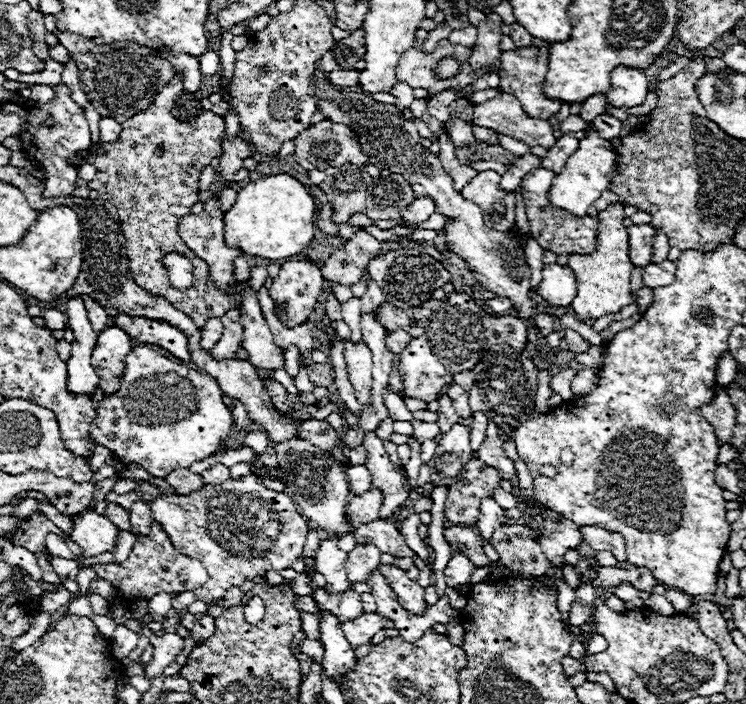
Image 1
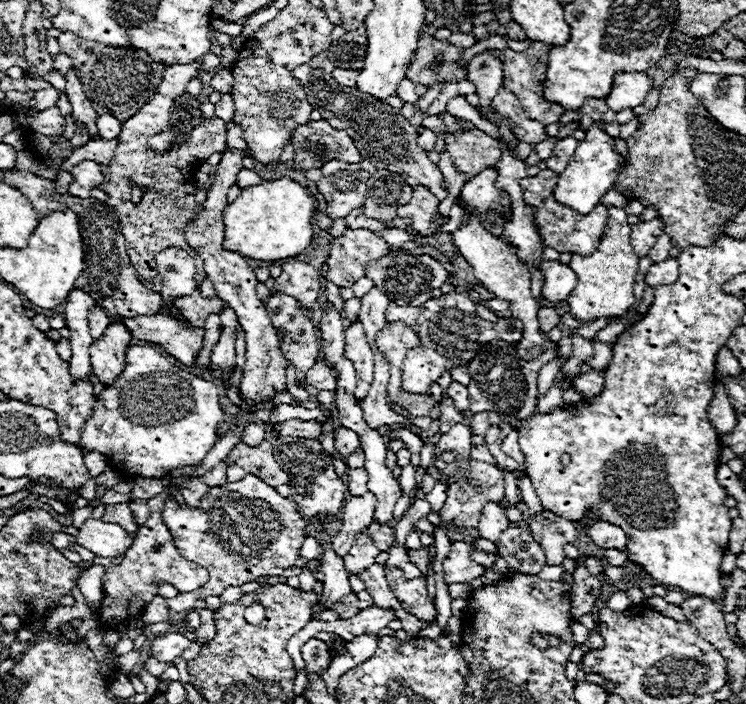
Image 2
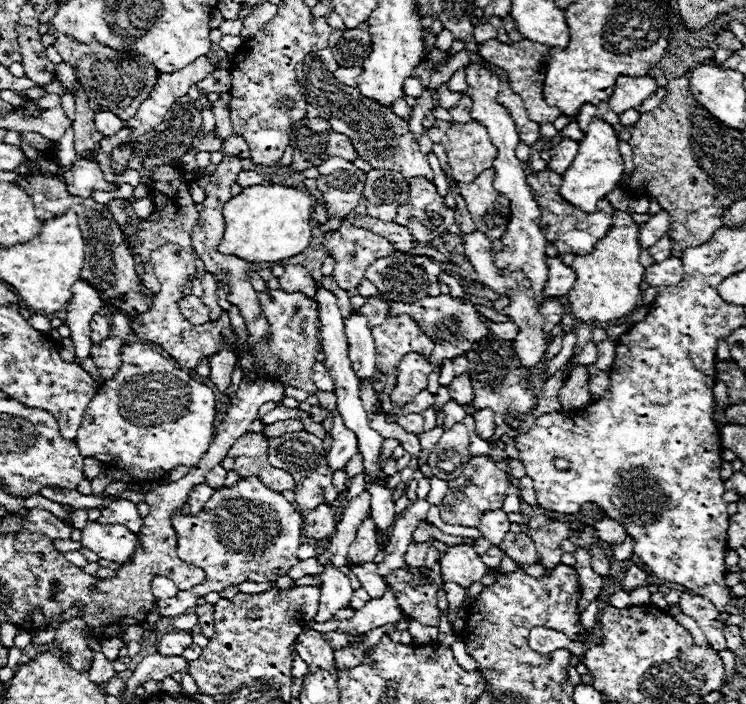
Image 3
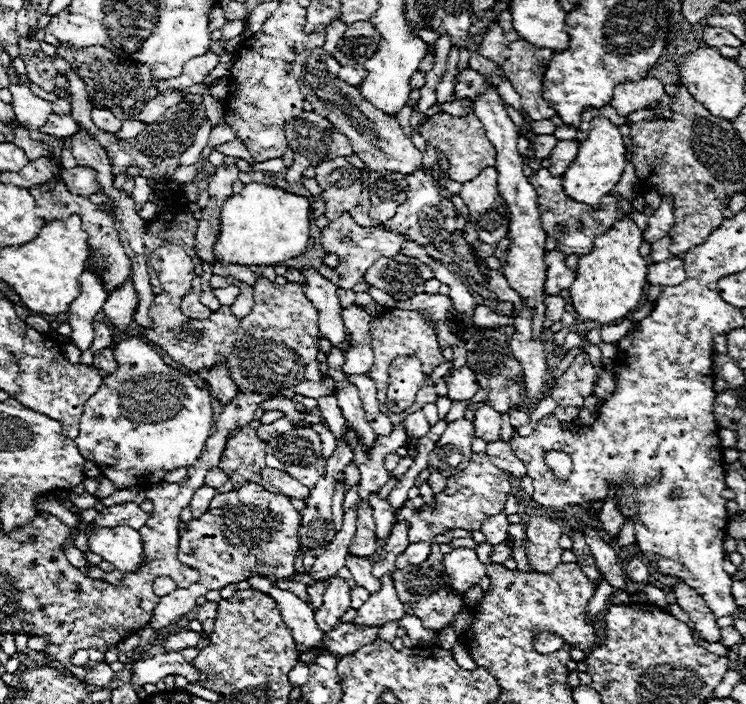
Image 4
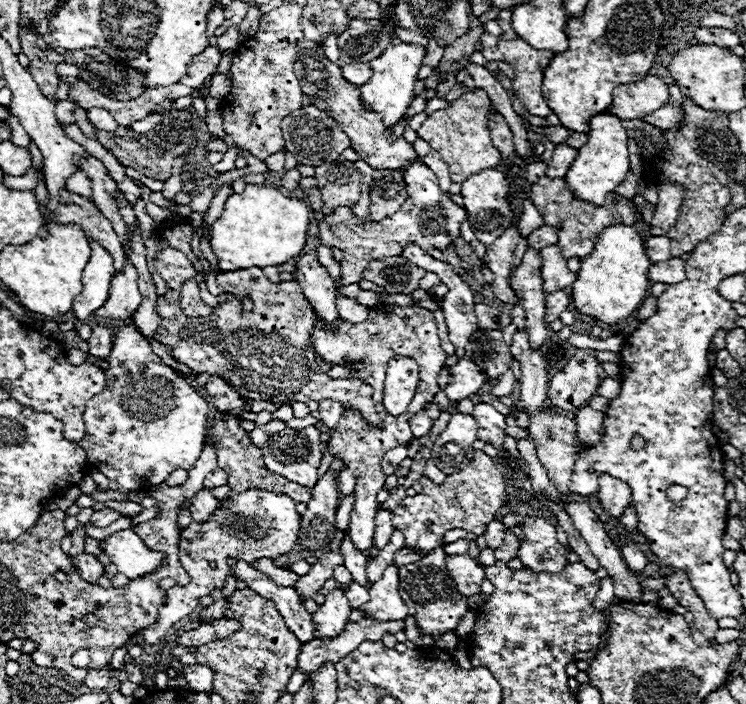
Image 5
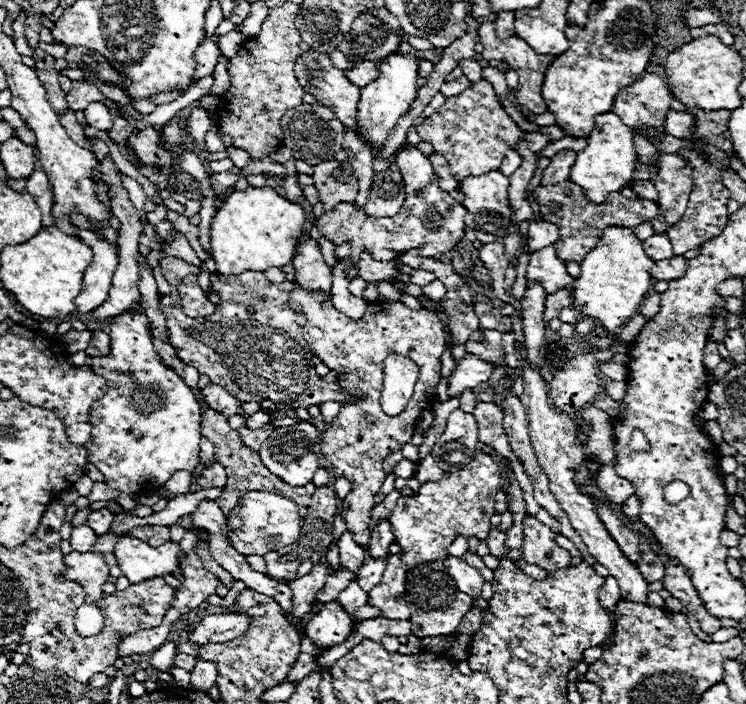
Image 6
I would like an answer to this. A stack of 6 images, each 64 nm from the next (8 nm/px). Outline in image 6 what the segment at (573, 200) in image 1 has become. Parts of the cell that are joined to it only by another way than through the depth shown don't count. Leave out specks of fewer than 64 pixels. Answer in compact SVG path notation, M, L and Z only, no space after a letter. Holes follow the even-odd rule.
M612 112L595 116L594 128L588 134L588 146L578 152L576 164L570 172L570 182L584 188L584 194L590 202L602 204L610 192L618 192L632 180L636 152L632 144L632 130Z

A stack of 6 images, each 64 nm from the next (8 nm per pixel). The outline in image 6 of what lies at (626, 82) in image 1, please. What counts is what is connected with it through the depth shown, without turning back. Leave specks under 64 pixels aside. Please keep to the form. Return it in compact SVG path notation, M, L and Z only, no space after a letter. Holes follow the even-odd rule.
M646 72L640 80L632 82L616 94L612 112L628 126L648 124L664 132L664 116L670 108L670 88L664 78Z

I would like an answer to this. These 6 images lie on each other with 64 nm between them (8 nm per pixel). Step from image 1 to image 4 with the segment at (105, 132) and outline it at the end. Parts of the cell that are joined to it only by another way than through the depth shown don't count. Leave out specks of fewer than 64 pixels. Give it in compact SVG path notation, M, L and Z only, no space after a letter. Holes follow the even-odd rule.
M94 108L92 110L92 122L104 130L104 132L110 132L110 134L116 134L122 126L122 120L118 120L110 110L104 110L104 108Z

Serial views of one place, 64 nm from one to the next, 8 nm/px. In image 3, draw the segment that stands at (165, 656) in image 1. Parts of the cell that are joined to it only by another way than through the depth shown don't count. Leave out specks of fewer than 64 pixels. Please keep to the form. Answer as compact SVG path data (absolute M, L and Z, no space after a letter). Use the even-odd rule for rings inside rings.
M170 632L164 634L158 642L158 654L162 656L180 656L184 648L192 646L192 634L190 632Z

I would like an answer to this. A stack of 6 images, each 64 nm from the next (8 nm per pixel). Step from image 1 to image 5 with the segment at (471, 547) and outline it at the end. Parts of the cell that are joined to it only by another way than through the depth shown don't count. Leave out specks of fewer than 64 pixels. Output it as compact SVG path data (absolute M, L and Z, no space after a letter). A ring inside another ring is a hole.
M508 530L502 546L494 550L494 556L496 556L496 560L504 560L506 562L506 560L516 558L516 554L518 554L518 542L516 542L516 536Z

